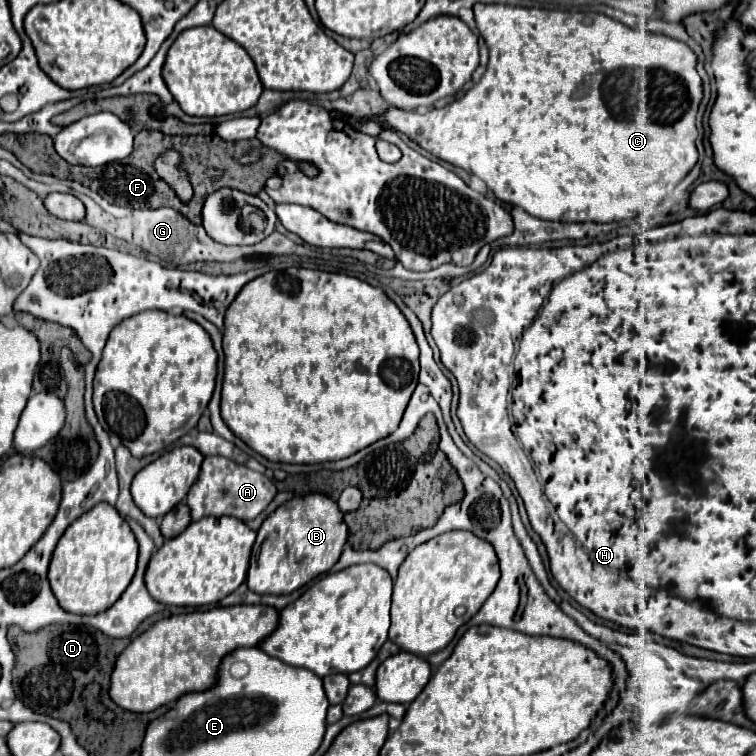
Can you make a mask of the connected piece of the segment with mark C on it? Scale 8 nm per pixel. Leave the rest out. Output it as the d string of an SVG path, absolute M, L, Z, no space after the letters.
M476 4L474 6L476 26L480 36L486 40L490 50L490 62L480 78L462 98L446 104L444 108L434 108L426 114L406 112L398 108L390 108L388 114L382 118L394 128L406 134L412 142L434 154L436 158L464 168L470 174L482 178L486 186L496 194L498 200L520 206L528 210L528 214L540 216L556 216L548 220L556 222L616 222L624 218L636 216L650 216L660 202L684 180L684 176L694 168L698 162L696 150L696 112L702 100L702 80L696 72L696 54L692 48L680 40L668 38L664 34L648 32L648 30L634 30L628 28L604 14L596 12L560 12L560 10L542 10L542 8L520 8L520 6L506 6L506 4Z

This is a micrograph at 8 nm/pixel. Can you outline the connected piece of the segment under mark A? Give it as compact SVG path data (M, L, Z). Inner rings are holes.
M206 456L200 468L200 478L188 492L188 506L192 512L192 520L200 520L202 516L234 516L240 518L242 522L250 522L270 504L274 494L276 486L264 474L254 472L248 466L228 460L224 456ZM220 502L222 502L222 514L220 514Z

